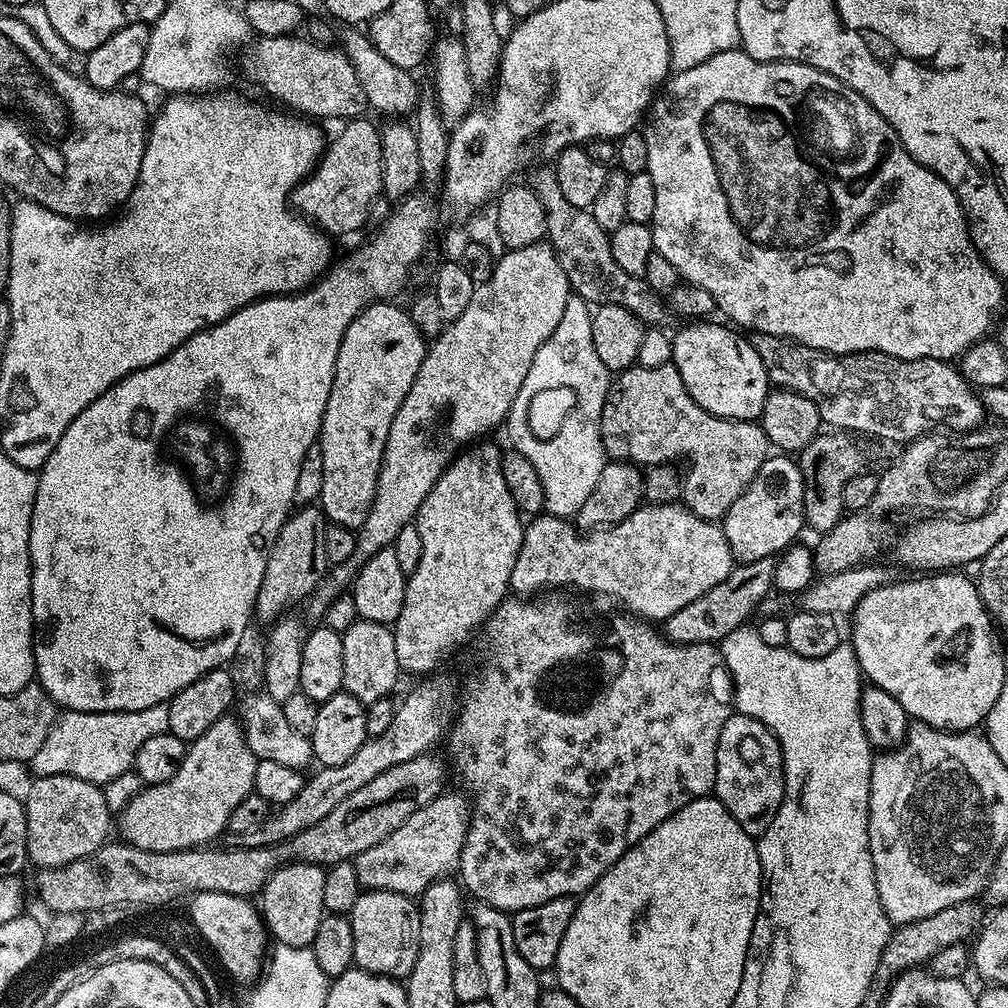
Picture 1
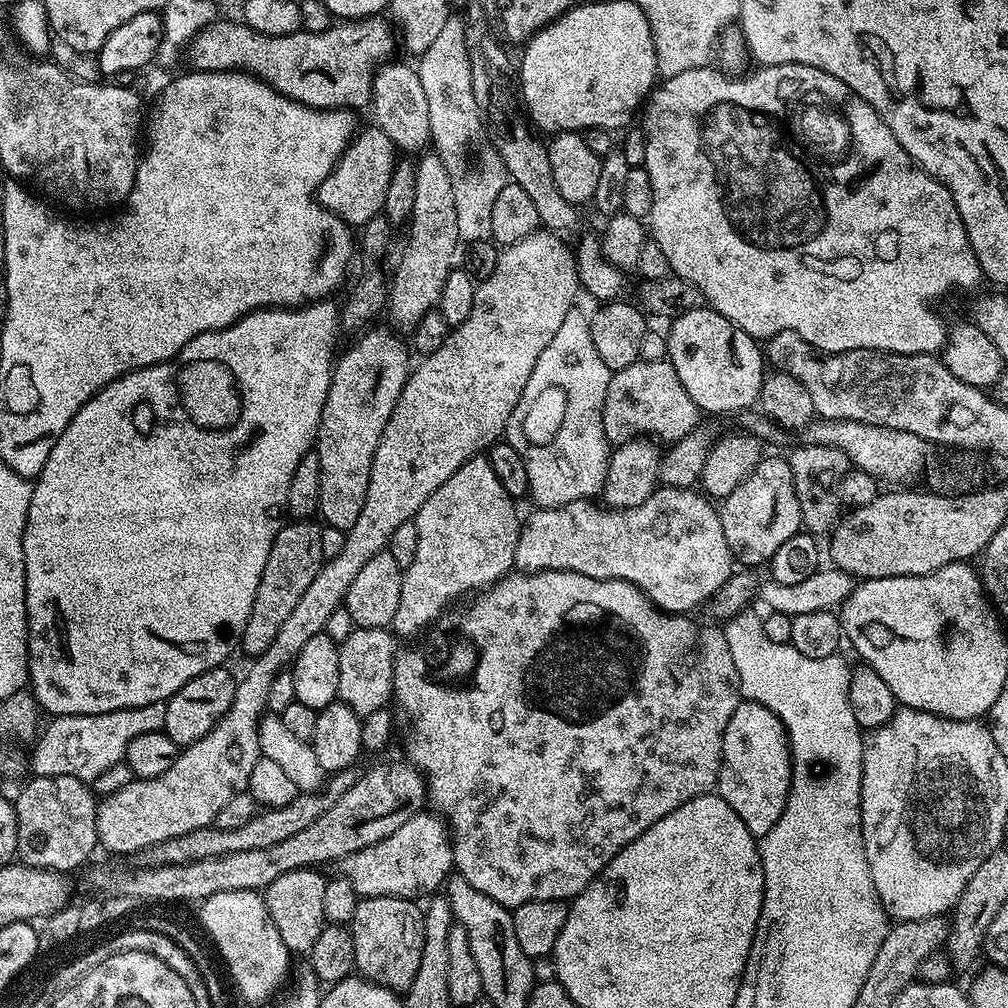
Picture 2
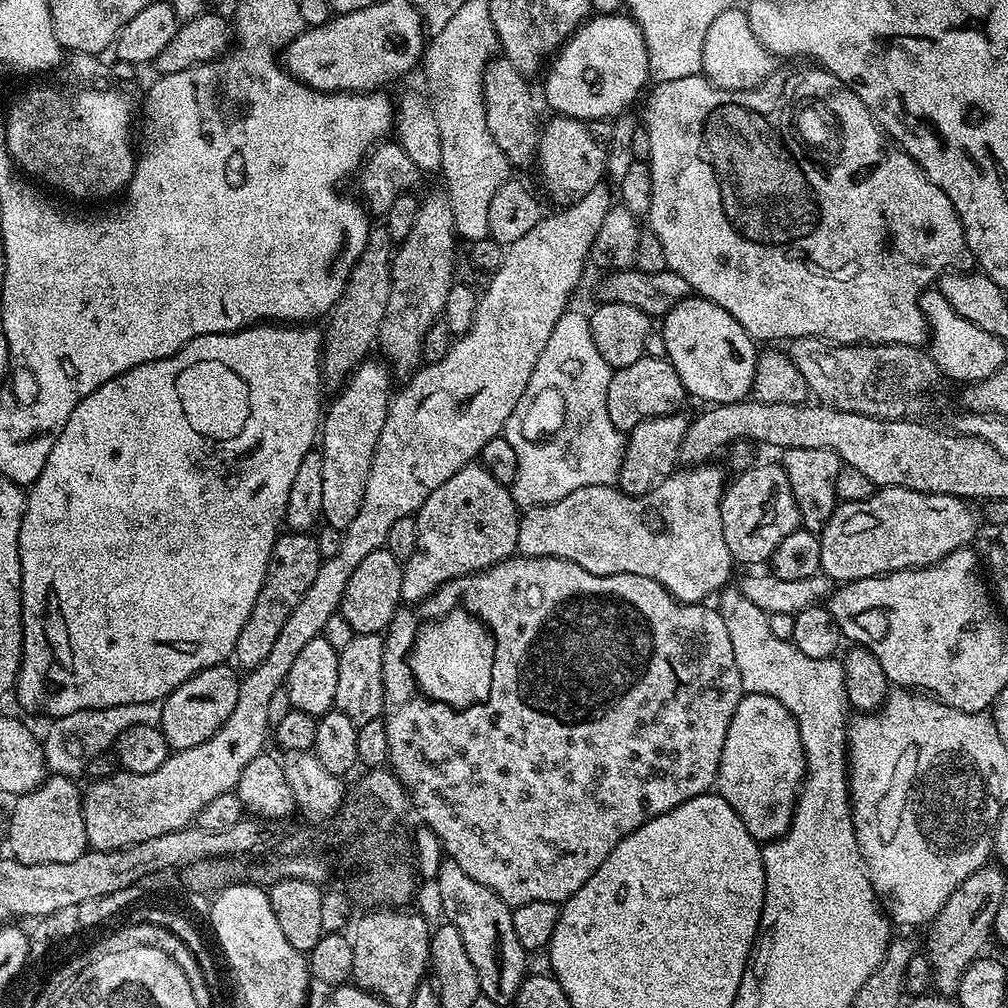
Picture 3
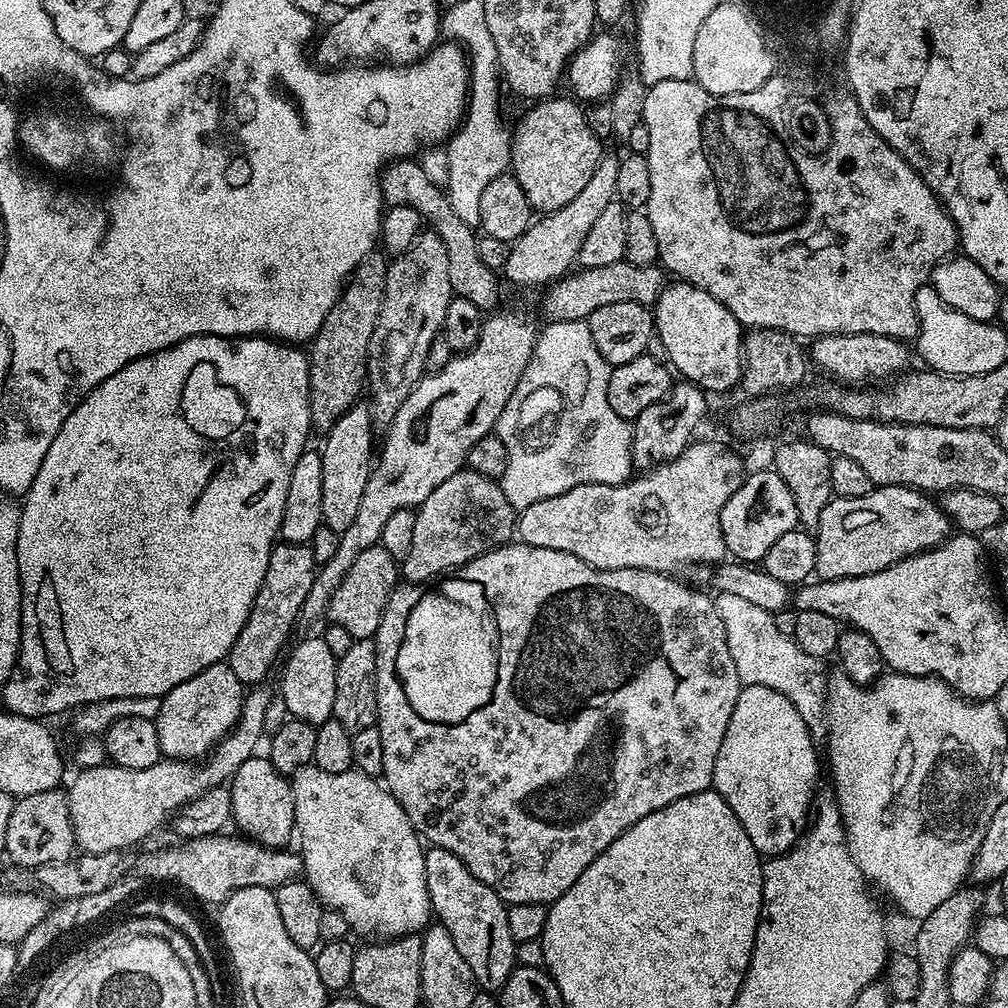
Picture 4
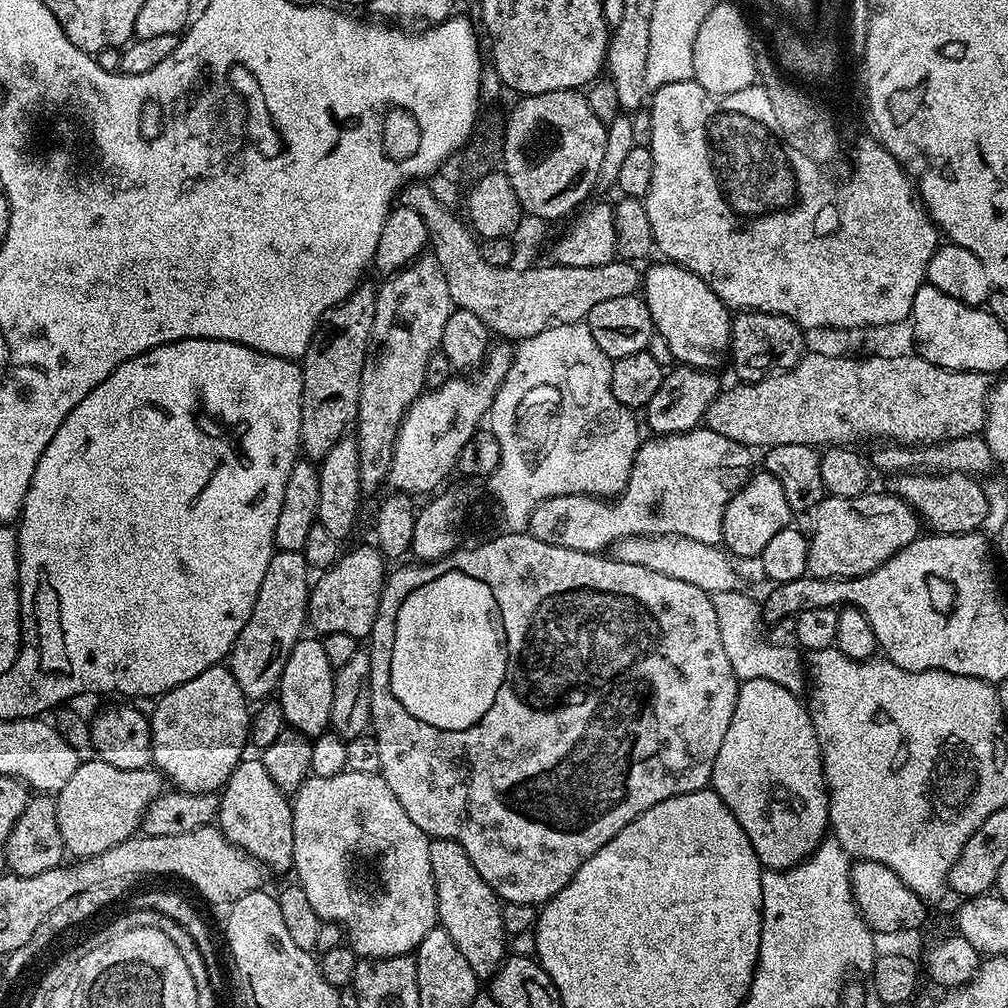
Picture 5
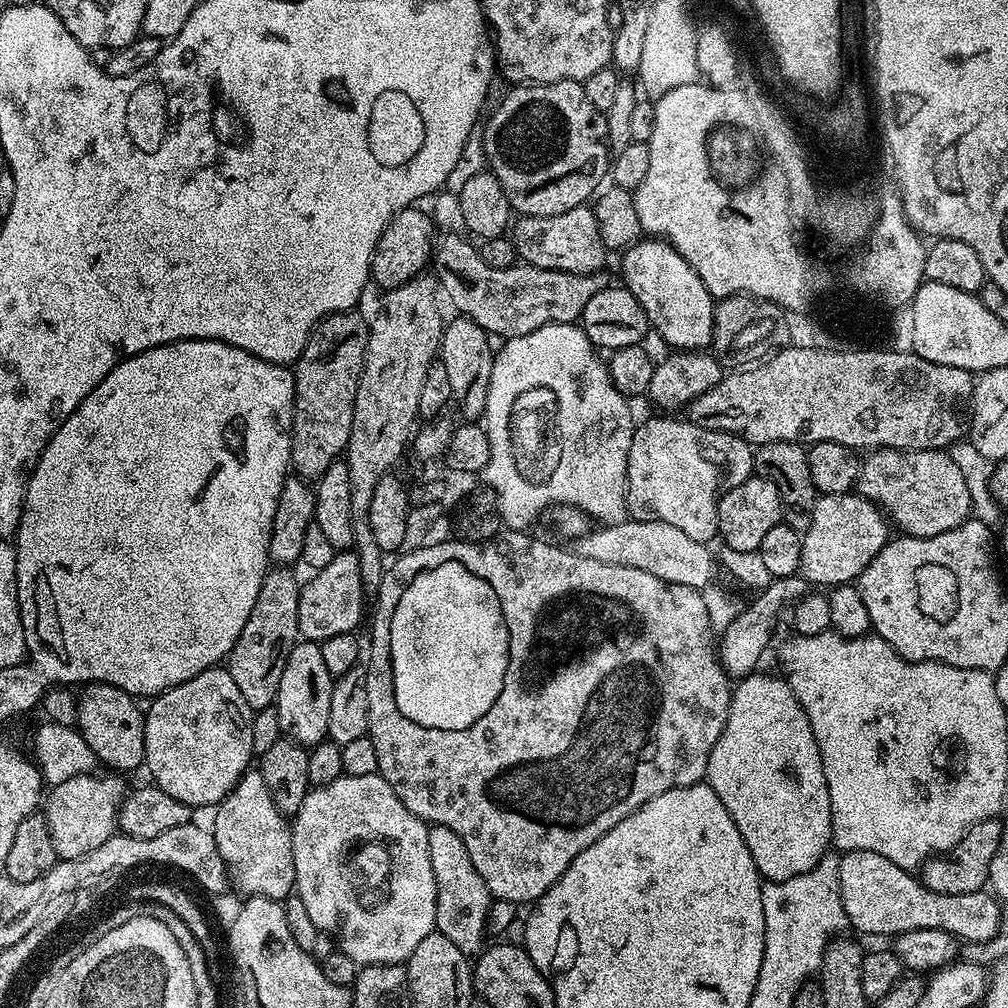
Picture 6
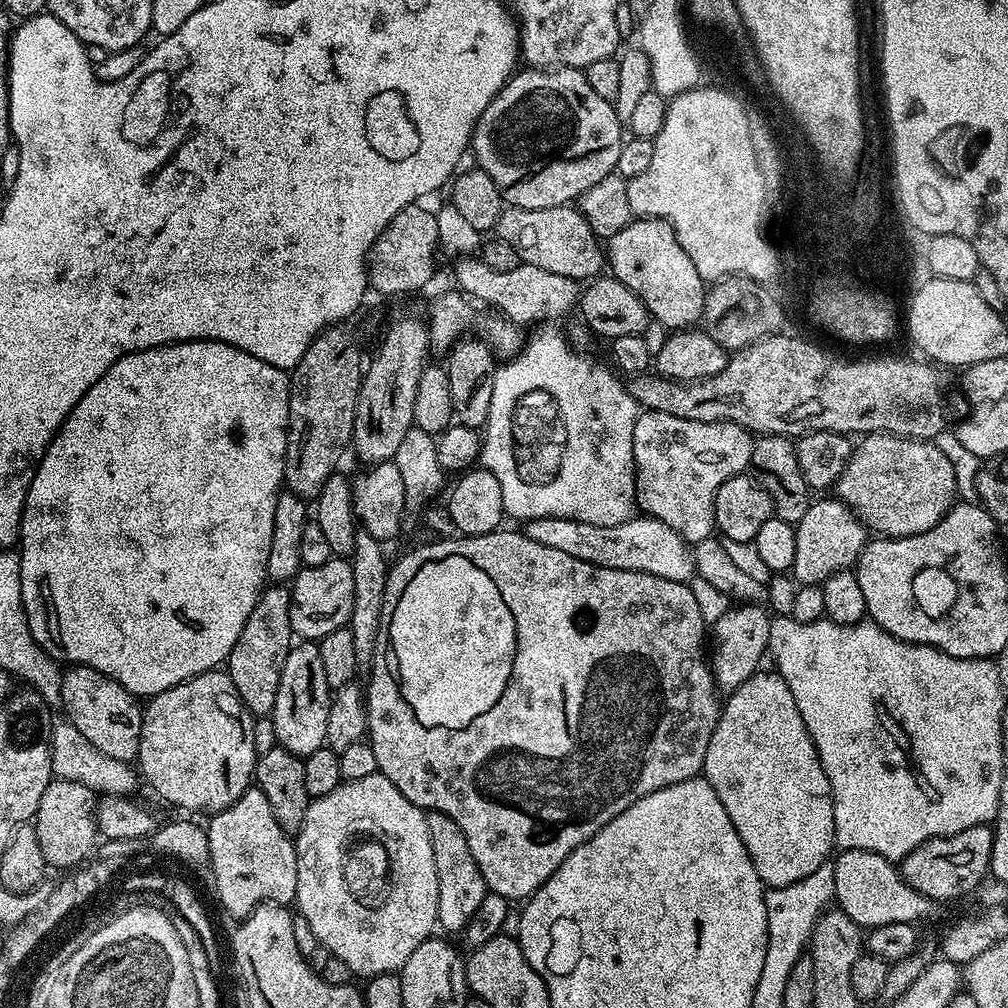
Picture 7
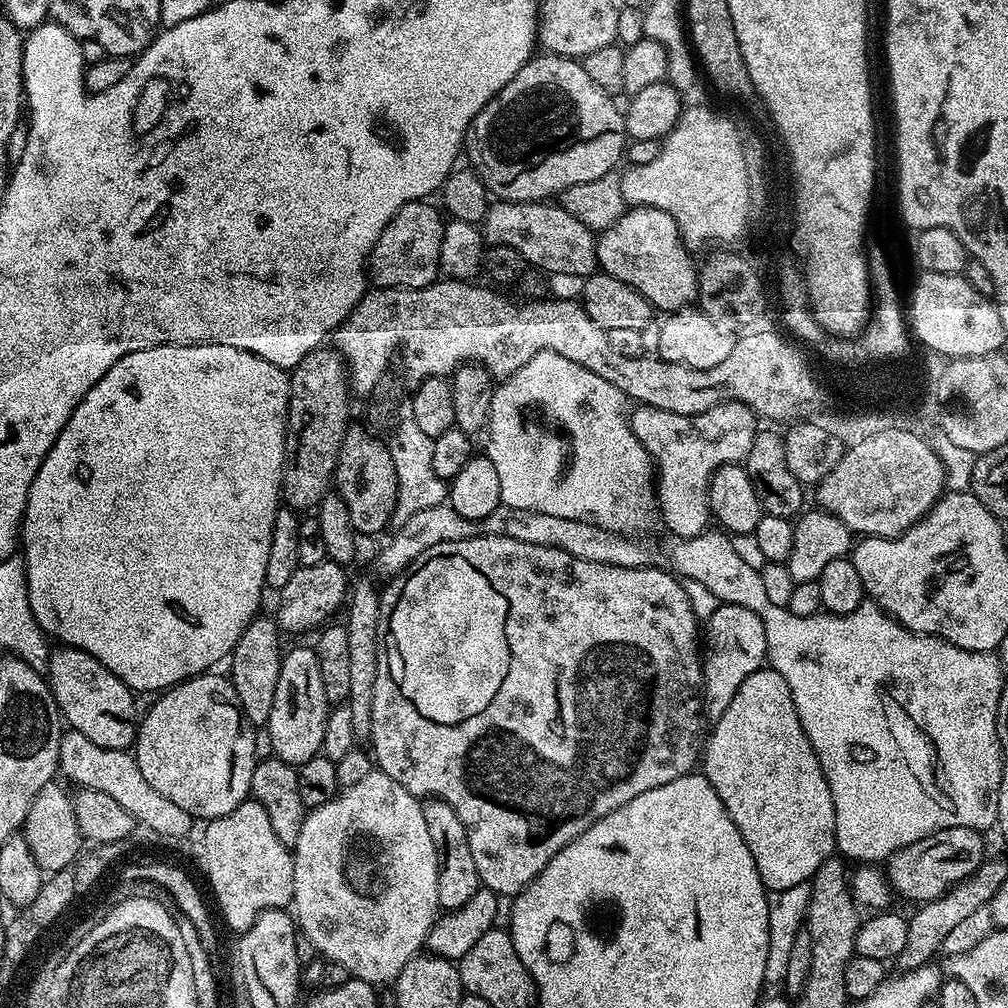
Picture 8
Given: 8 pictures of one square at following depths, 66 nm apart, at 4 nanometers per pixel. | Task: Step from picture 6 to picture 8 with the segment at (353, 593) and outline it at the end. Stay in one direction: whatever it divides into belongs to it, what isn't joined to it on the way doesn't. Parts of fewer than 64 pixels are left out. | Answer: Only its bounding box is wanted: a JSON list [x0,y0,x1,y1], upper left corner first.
[274,559,350,633]

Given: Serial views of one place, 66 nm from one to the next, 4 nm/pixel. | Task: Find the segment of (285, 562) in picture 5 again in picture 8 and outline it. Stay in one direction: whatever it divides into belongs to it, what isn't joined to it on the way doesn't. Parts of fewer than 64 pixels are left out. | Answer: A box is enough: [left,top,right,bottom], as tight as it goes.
[230,615,282,726]

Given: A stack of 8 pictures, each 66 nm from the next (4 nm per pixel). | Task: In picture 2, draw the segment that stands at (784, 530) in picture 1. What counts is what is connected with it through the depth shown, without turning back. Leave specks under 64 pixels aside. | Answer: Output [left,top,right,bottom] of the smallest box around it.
[718,455,801,566]

